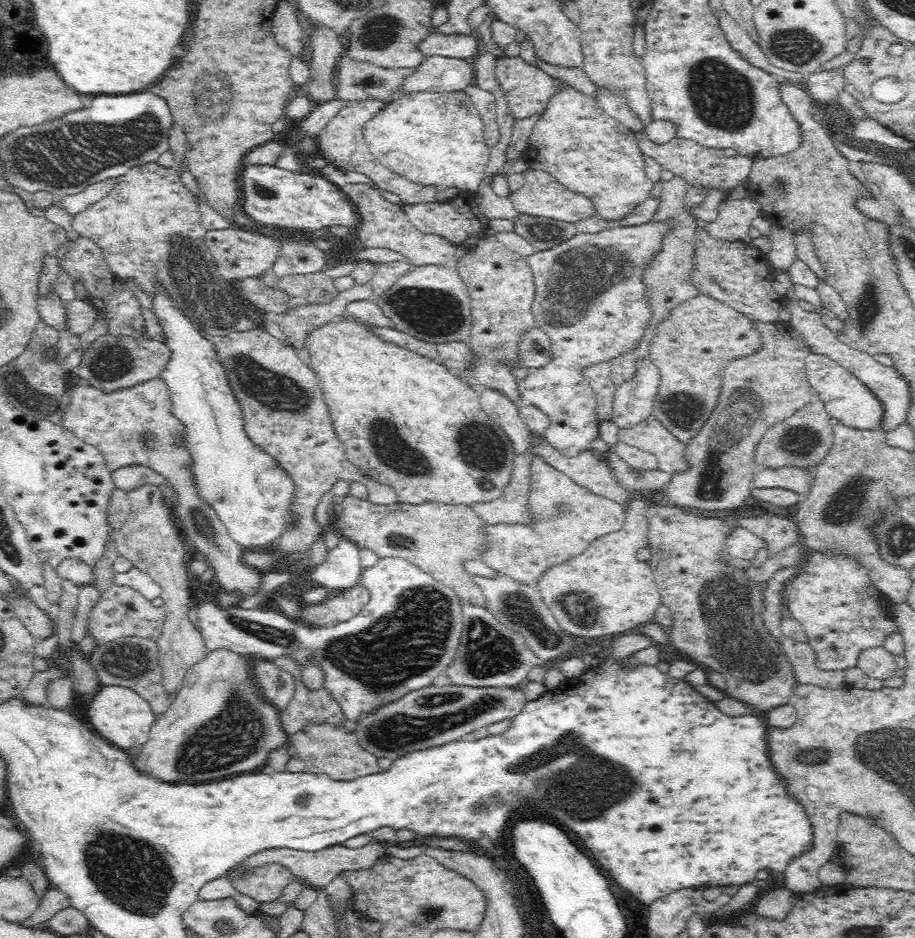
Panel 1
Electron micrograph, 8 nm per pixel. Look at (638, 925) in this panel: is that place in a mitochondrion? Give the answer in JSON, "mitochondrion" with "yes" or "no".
{"mitochondrion":"no"}

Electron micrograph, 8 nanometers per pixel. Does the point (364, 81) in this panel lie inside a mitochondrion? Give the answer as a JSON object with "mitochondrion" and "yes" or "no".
{"mitochondrion":"yes"}

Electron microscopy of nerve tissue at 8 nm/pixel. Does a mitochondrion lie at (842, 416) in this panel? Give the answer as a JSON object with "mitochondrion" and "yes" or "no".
{"mitochondrion":"no"}

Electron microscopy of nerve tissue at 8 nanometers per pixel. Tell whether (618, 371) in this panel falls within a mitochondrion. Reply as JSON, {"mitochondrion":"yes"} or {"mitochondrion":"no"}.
{"mitochondrion":"no"}

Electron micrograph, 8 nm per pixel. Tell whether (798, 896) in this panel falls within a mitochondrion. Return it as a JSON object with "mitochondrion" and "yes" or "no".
{"mitochondrion":"no"}

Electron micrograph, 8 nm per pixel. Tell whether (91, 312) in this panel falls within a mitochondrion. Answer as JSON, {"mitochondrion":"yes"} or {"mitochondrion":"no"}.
{"mitochondrion":"no"}

